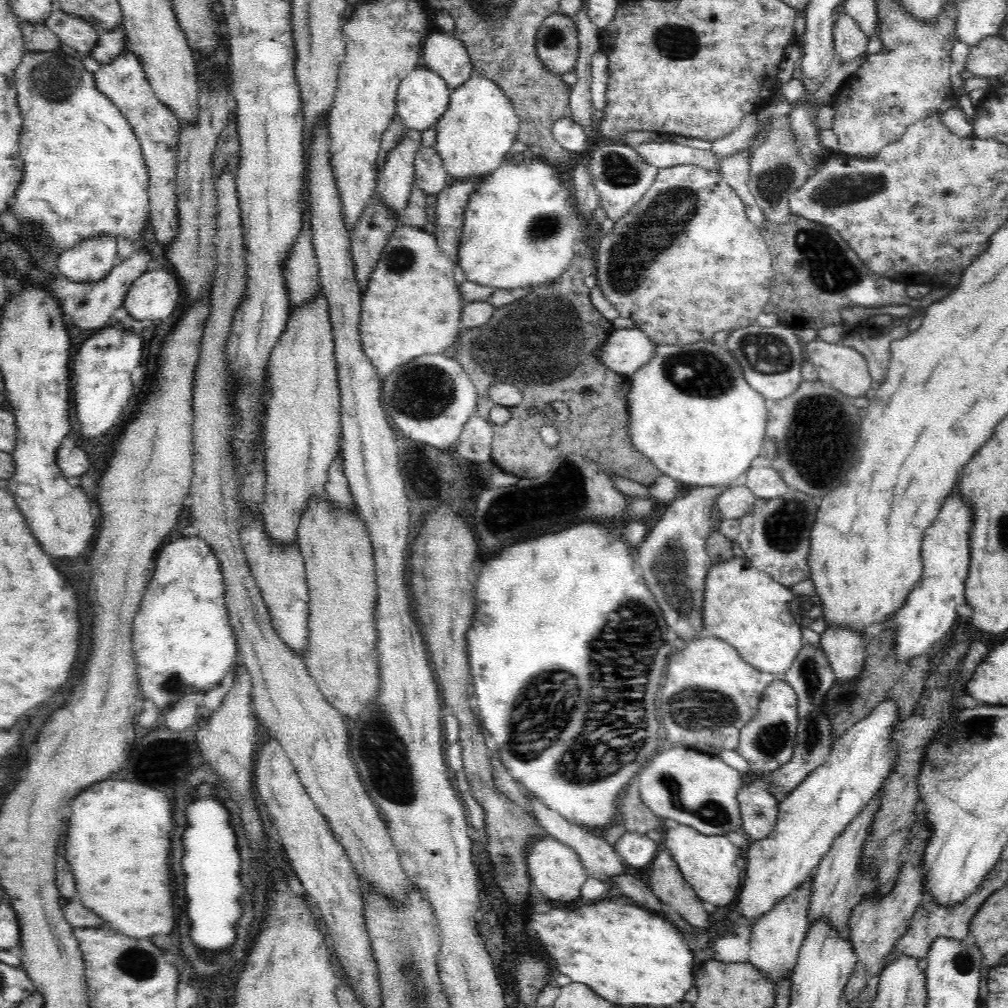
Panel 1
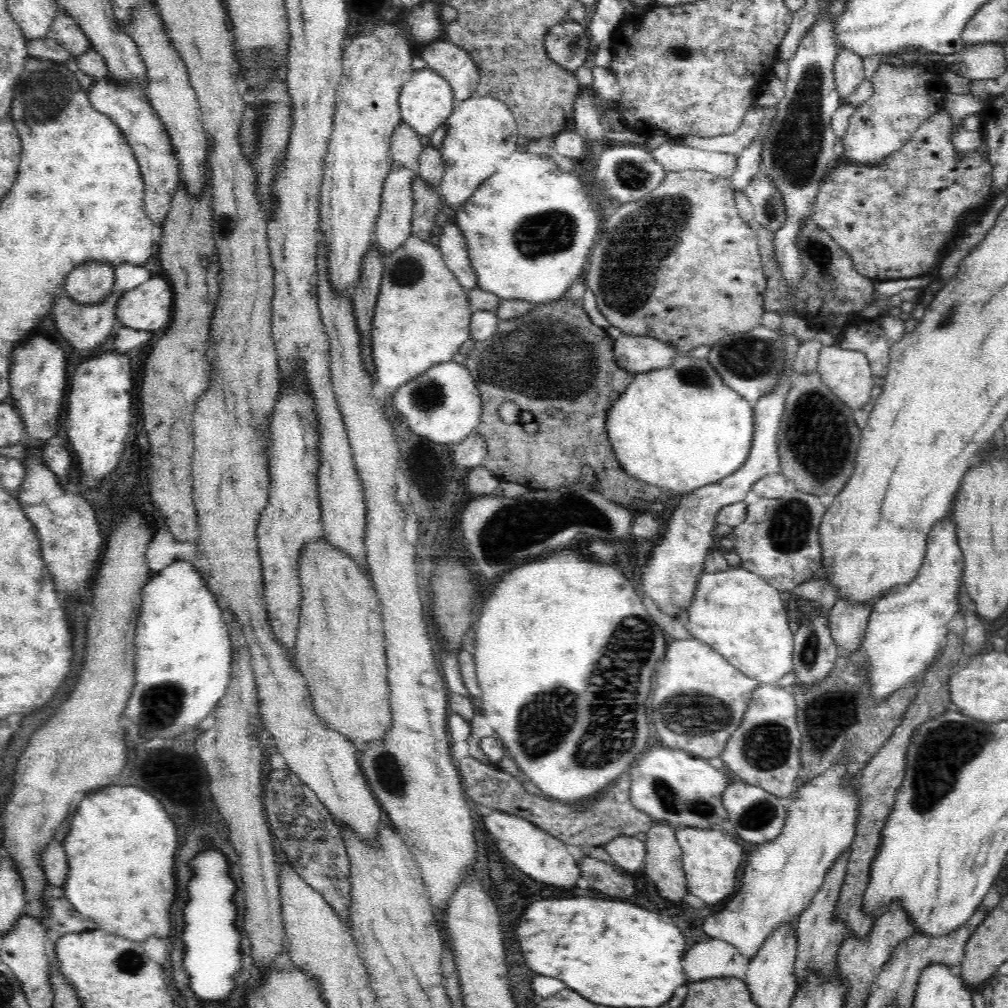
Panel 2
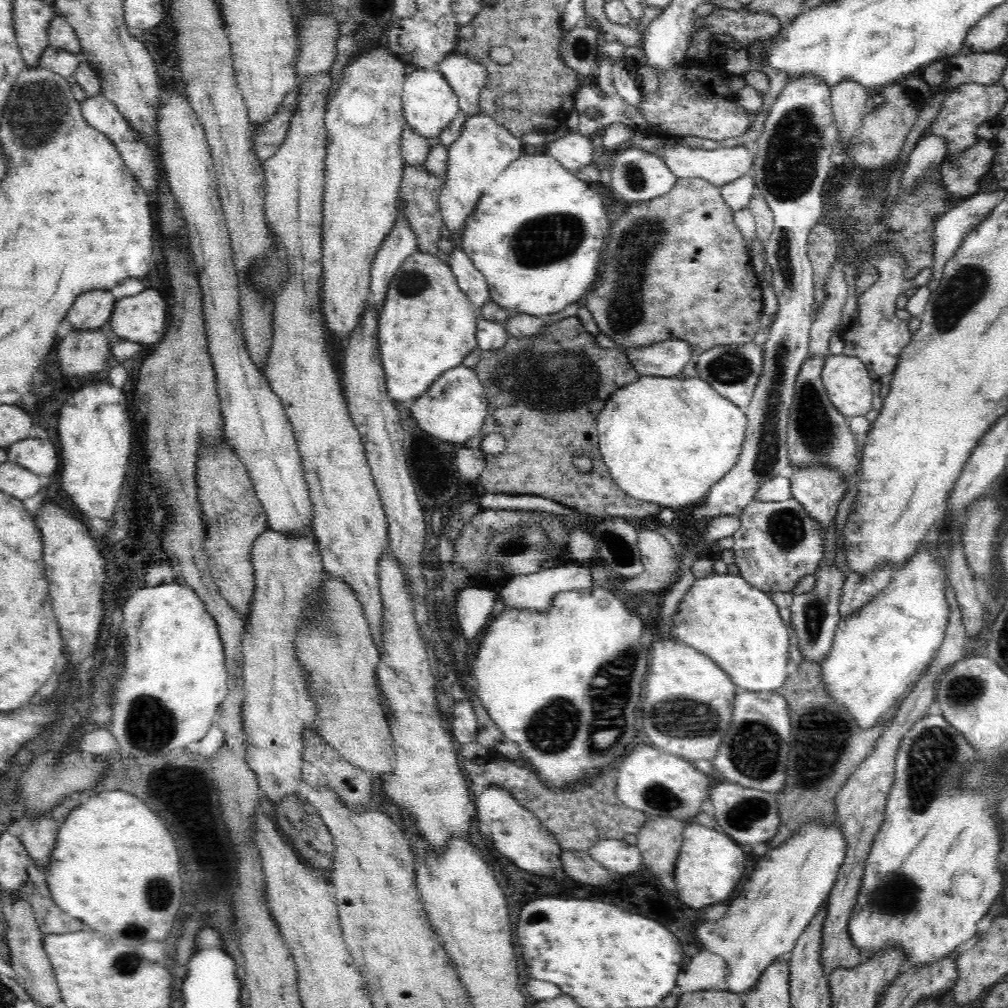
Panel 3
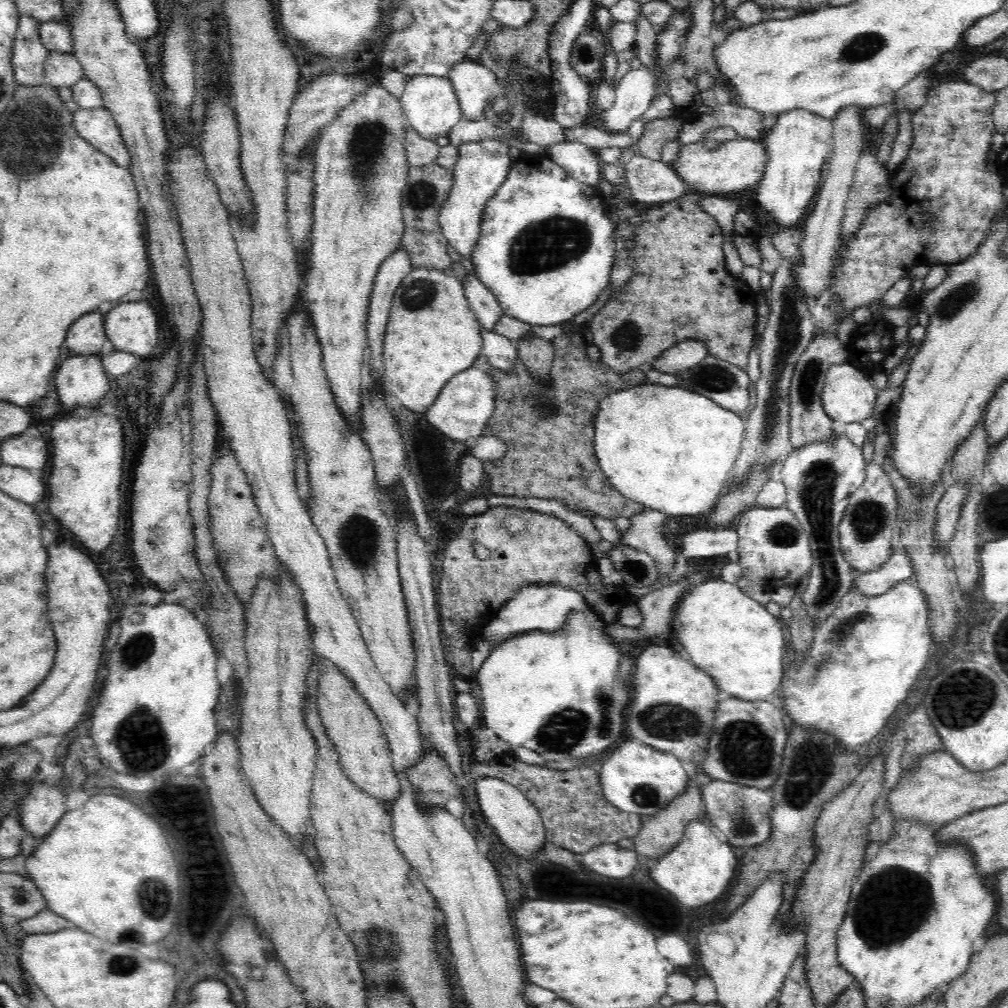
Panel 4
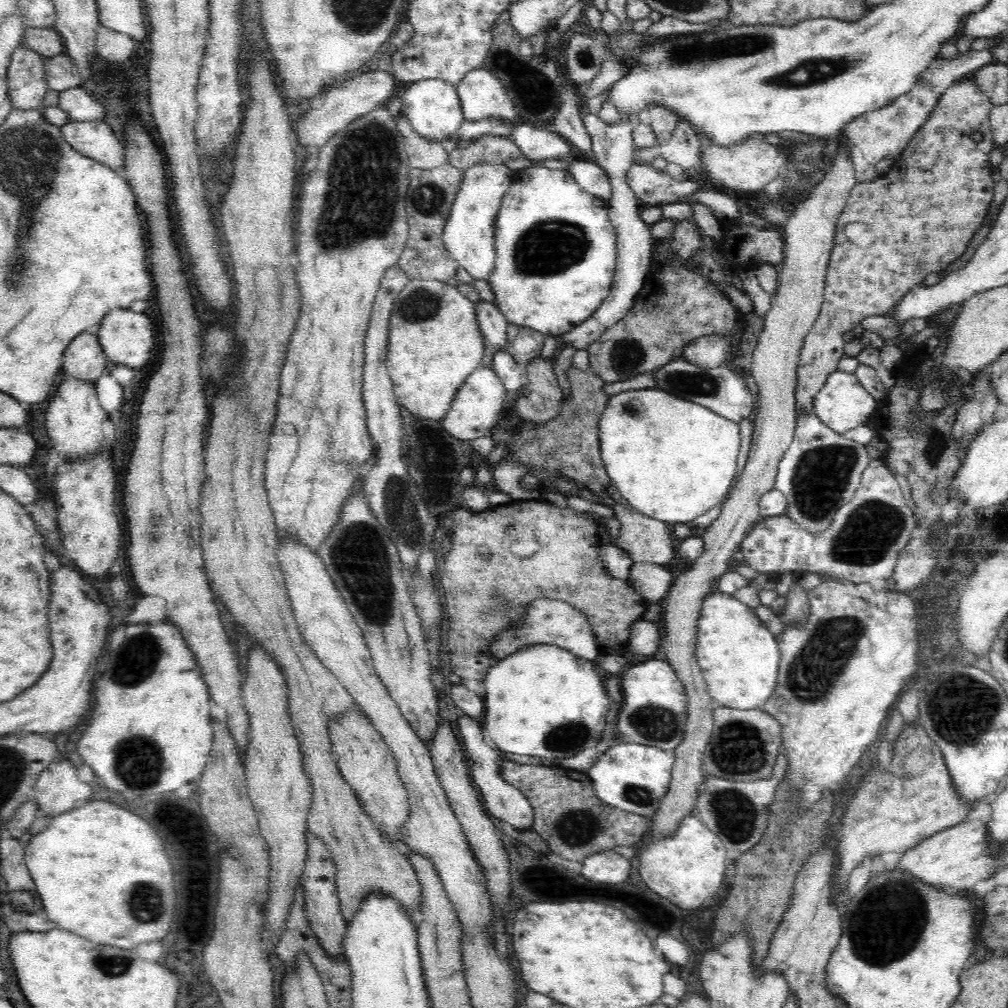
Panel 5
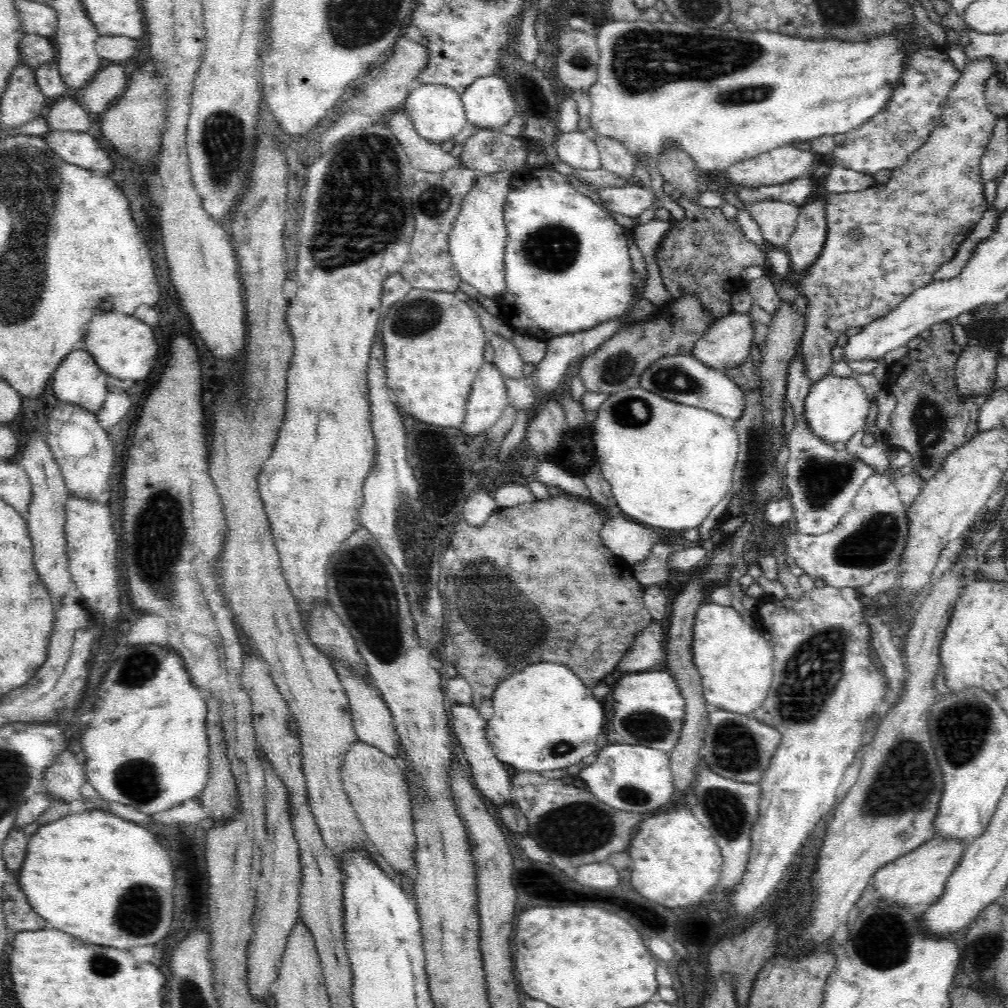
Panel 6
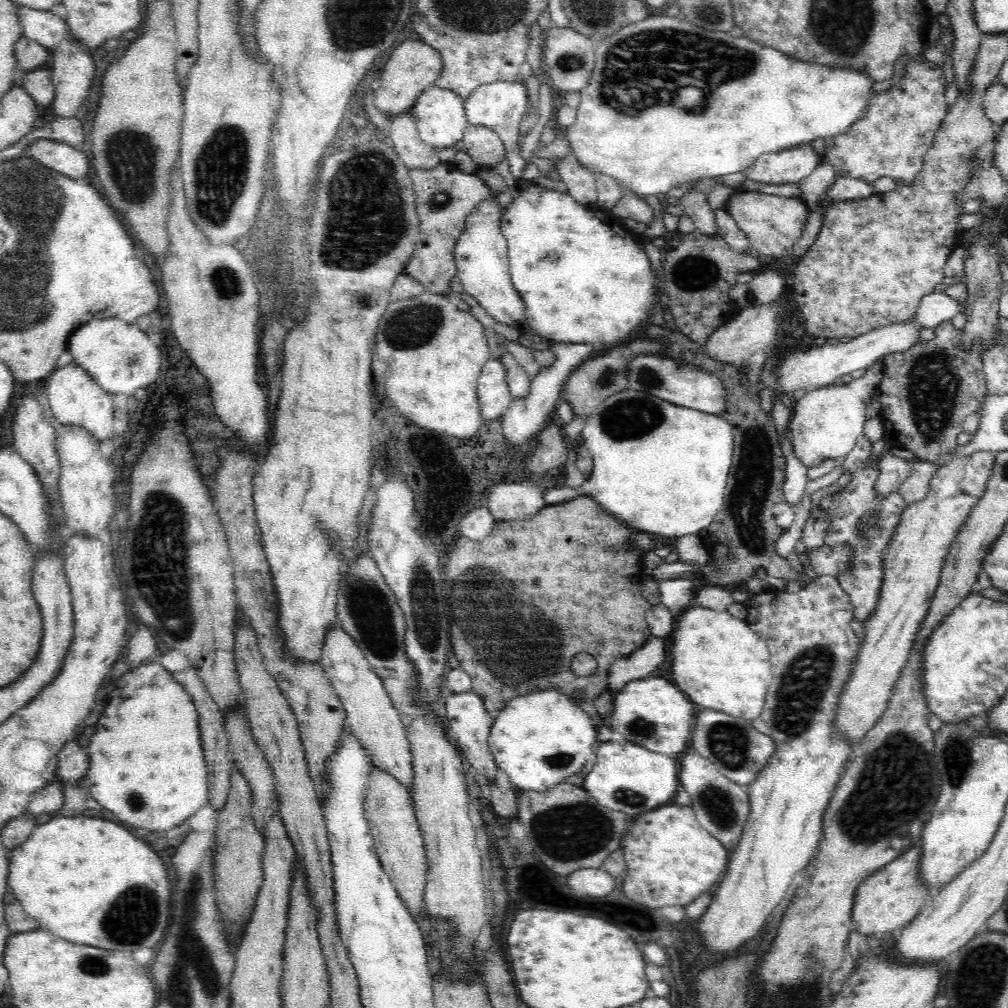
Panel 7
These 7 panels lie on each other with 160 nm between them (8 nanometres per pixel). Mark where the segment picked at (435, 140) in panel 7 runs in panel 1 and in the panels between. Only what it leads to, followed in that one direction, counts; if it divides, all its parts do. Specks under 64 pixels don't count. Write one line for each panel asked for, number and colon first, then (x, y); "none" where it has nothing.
1: (423, 96)
2: (426, 101)
3: (429, 104)
4: (429, 102)
5: (433, 107)
6: (436, 111)

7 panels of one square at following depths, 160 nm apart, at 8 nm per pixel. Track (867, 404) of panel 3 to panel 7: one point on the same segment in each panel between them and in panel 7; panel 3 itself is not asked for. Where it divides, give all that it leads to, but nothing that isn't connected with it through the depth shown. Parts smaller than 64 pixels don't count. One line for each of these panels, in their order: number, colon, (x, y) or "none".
4: (848, 397)
5: (842, 404)
6: (836, 408)
7: (825, 423)

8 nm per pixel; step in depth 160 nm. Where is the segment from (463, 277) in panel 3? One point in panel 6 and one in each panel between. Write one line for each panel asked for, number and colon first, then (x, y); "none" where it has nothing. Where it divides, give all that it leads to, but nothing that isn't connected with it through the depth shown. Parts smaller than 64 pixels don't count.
4: (484, 305)
5: (493, 325)
6: (507, 359)

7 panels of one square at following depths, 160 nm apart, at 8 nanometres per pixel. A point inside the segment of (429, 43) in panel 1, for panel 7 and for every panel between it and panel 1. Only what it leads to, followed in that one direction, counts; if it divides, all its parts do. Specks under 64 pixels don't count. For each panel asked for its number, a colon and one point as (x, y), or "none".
2: (453, 63)
3: (467, 78)
4: (476, 87)
5: (482, 95)
6: (489, 103)
7: (501, 106)

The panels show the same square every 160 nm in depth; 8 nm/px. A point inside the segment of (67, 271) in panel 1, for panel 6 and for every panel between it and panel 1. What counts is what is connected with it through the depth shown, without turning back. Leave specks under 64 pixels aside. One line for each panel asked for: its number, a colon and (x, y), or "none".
2: (91, 283)
3: (91, 311)
4: (86, 337)
5: (84, 359)
6: (78, 380)

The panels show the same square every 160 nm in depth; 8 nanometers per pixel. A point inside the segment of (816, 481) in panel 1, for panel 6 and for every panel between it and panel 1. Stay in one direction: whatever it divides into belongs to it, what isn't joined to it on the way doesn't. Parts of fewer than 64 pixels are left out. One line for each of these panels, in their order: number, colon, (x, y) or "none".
2: (817, 445)
3: (818, 434)
4: (808, 422)
5: (924, 211)
6: (910, 226)

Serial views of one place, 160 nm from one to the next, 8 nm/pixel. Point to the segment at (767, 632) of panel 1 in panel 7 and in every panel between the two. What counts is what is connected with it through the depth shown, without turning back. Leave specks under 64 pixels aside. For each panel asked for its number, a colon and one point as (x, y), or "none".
2: (736, 612)
3: (733, 623)
4: (730, 636)
5: (739, 658)
6: (735, 662)
7: (719, 662)

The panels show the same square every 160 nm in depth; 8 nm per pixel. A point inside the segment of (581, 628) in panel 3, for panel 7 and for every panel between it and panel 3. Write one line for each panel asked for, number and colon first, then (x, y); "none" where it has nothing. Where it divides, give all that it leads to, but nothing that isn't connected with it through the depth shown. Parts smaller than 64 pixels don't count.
4: (560, 694)
5: (542, 701)
6: (545, 718)
7: (537, 740)

